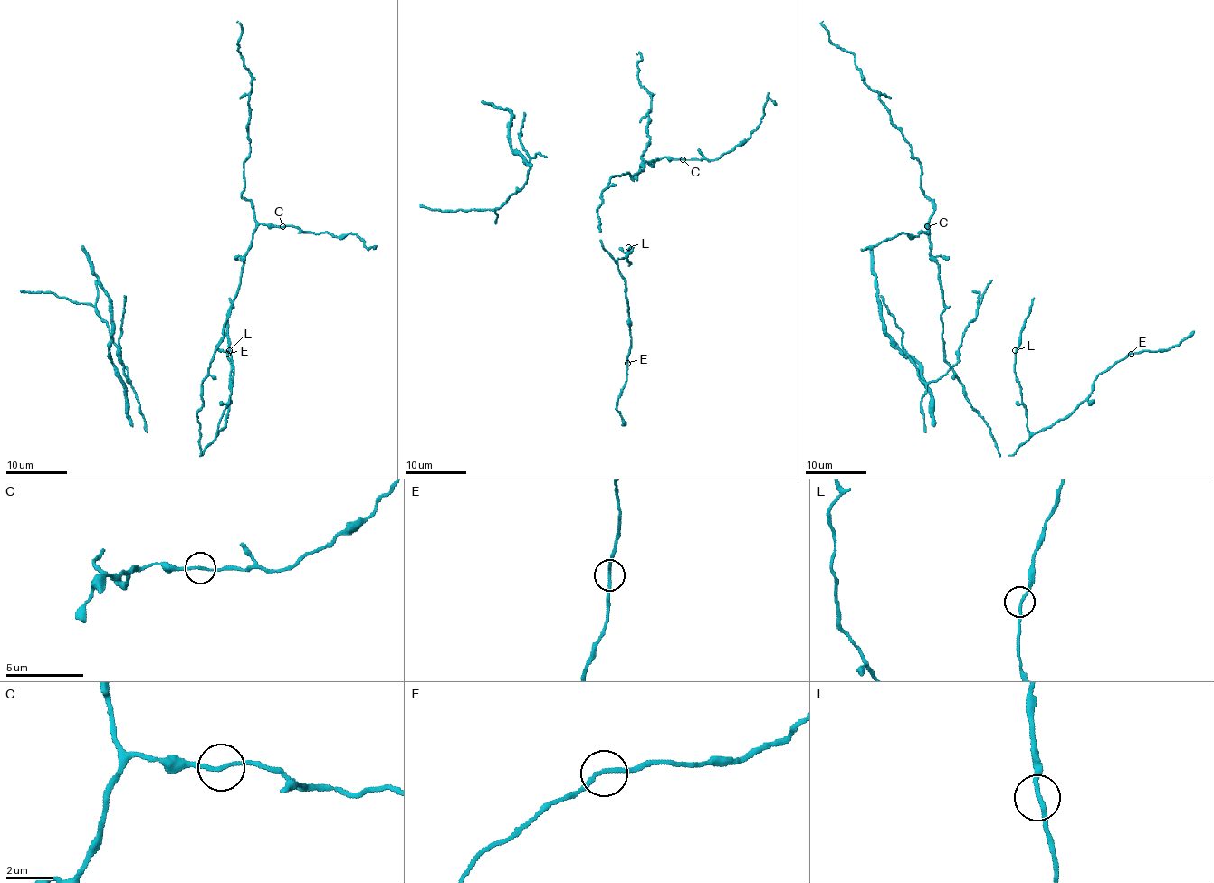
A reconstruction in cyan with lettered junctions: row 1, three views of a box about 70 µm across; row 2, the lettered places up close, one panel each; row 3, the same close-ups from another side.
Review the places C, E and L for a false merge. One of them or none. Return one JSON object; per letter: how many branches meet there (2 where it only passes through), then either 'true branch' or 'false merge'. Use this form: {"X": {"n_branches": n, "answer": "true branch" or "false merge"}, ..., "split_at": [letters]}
{"C": {"n_branches": 2, "answer": "true branch"}, "E": {"n_branches": 2, "answer": "true branch"}, "L": {"n_branches": 2, "answer": "true branch"}, "split_at": []}

